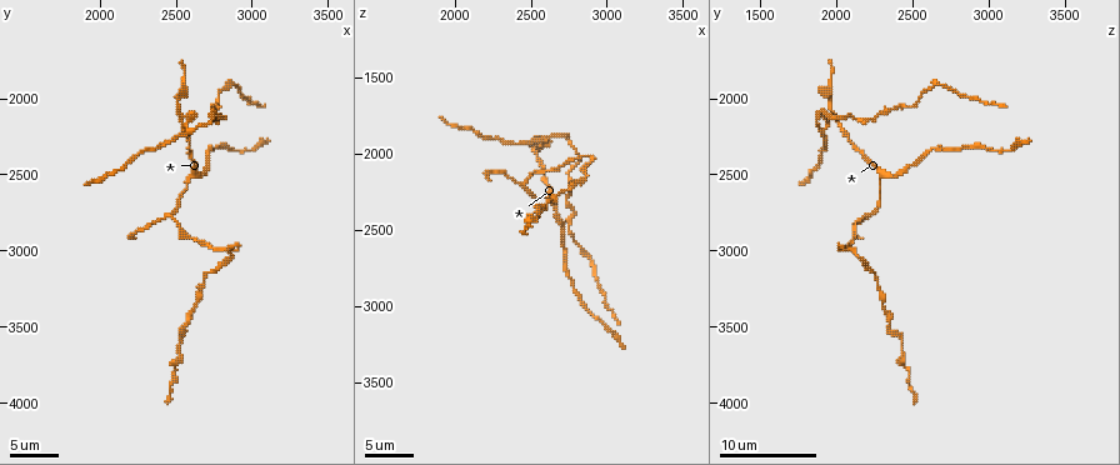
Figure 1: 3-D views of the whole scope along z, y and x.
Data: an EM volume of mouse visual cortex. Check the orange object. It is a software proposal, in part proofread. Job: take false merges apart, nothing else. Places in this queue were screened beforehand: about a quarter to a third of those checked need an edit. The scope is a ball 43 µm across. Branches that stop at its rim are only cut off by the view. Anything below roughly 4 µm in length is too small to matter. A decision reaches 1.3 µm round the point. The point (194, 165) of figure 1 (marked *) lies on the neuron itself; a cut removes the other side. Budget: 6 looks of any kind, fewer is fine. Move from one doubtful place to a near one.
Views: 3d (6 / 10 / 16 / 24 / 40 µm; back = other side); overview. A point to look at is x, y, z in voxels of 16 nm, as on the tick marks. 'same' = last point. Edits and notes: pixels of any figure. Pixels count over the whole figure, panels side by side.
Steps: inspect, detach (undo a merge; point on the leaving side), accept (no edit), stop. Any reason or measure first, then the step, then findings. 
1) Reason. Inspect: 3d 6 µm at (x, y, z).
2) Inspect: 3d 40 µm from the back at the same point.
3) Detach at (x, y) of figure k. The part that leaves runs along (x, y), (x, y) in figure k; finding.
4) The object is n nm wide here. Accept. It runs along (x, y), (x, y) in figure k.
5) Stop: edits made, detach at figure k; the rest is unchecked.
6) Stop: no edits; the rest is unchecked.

Abrupt turn. Inspect: 3d 10 µm at (2900, 2960, 2020).

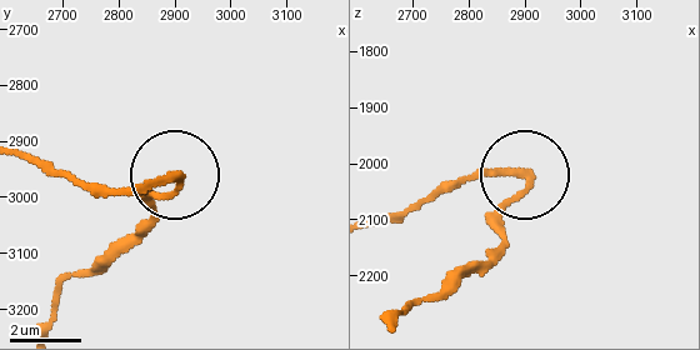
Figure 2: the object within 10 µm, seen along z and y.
Inspect: 3d 6 µm at (2900, 2970, 2020).

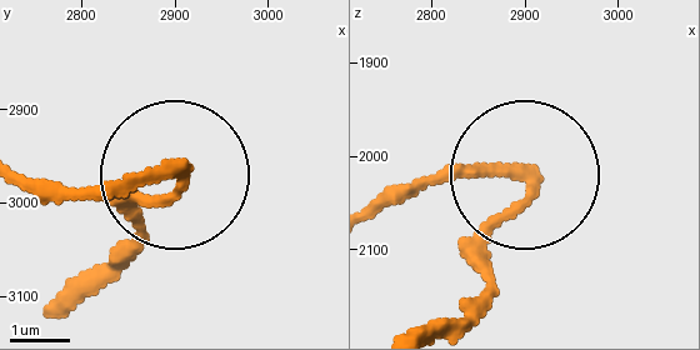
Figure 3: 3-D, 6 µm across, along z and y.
Accept. One neuron here.

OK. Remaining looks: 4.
Three arms meet. Inspect: 3d 16 µm at (2440, 2780, 2180).

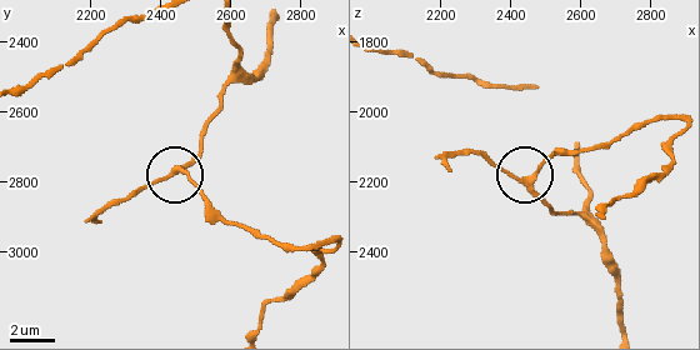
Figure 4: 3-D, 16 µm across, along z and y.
3 arms meet here. Accept. It runs along (588, 196), (576, 211), (554, 211), (483, 151) in figure 4; continuous, no second neuron.

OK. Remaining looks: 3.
Inspect: 3d 6 µm at (2520, 2100, 1980).

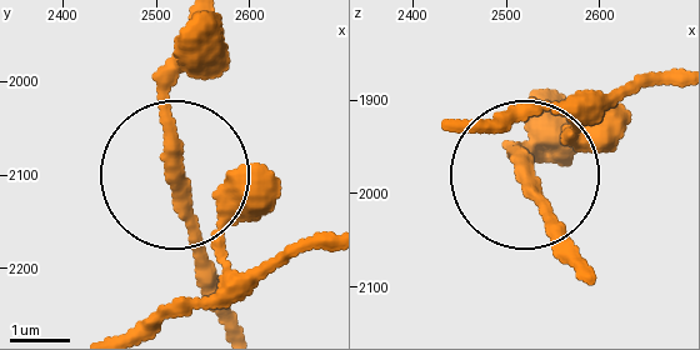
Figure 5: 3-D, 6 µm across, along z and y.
Inspect: 3d 6 µm from the back at (2520, 2095, 1975).

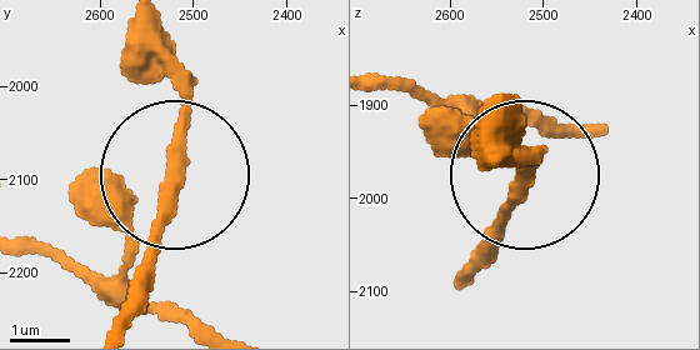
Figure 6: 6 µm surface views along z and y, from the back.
3 arms meet here. Accept. It runs along (126, 315), (185, 136), (185, 76), (161, 31) in figure 6; all the same neuron.

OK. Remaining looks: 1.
Stop: no edits; the rest is unchecked.

